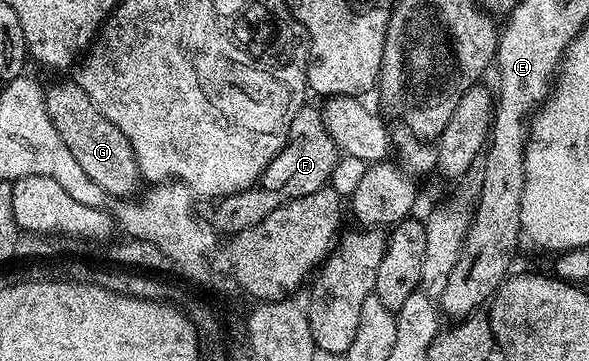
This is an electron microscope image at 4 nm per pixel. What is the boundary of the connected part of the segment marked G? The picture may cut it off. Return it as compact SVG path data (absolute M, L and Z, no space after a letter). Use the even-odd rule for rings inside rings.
M77 81L70 83L54 83L45 88L46 108L52 125L56 125L56 133L68 145L68 153L76 157L76 165L100 185L100 189L107 196L122 195L118 197L130 197L140 184L140 172L138 162L132 153L132 147L128 145L128 139L104 113L84 93L84 89Z

